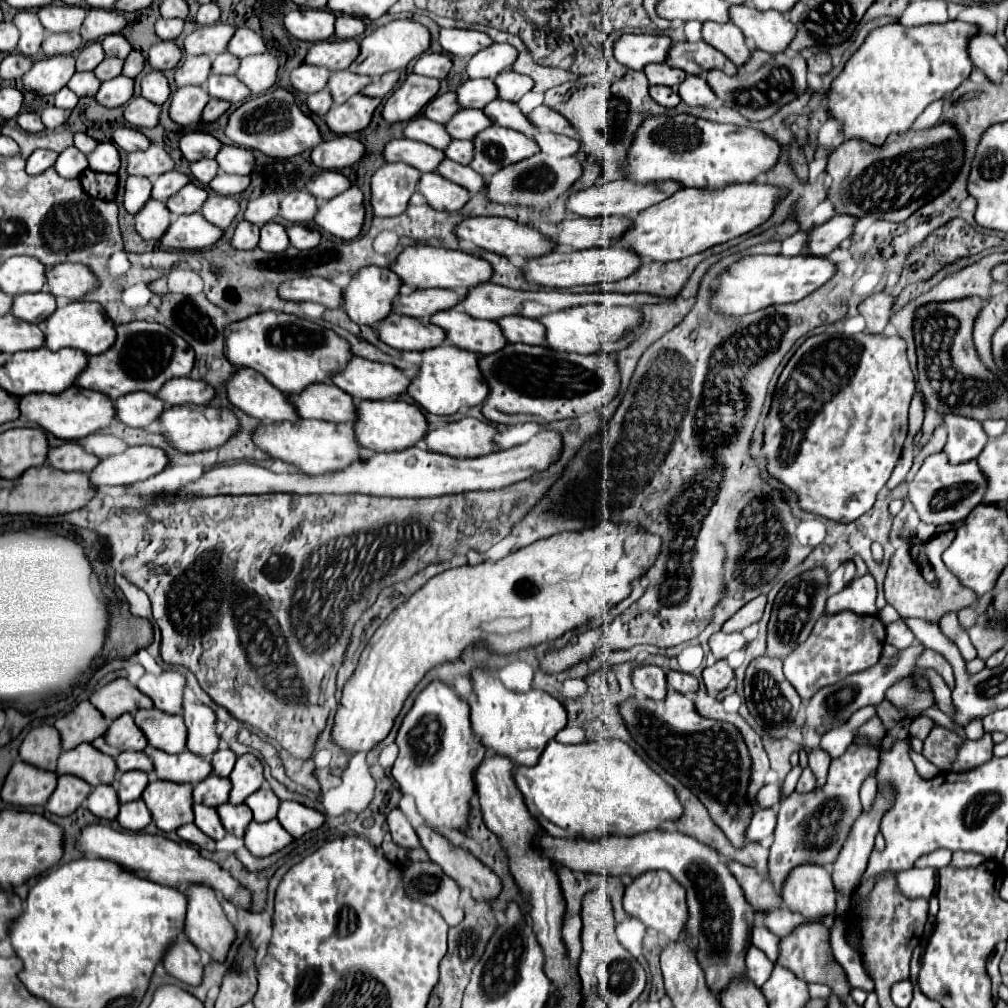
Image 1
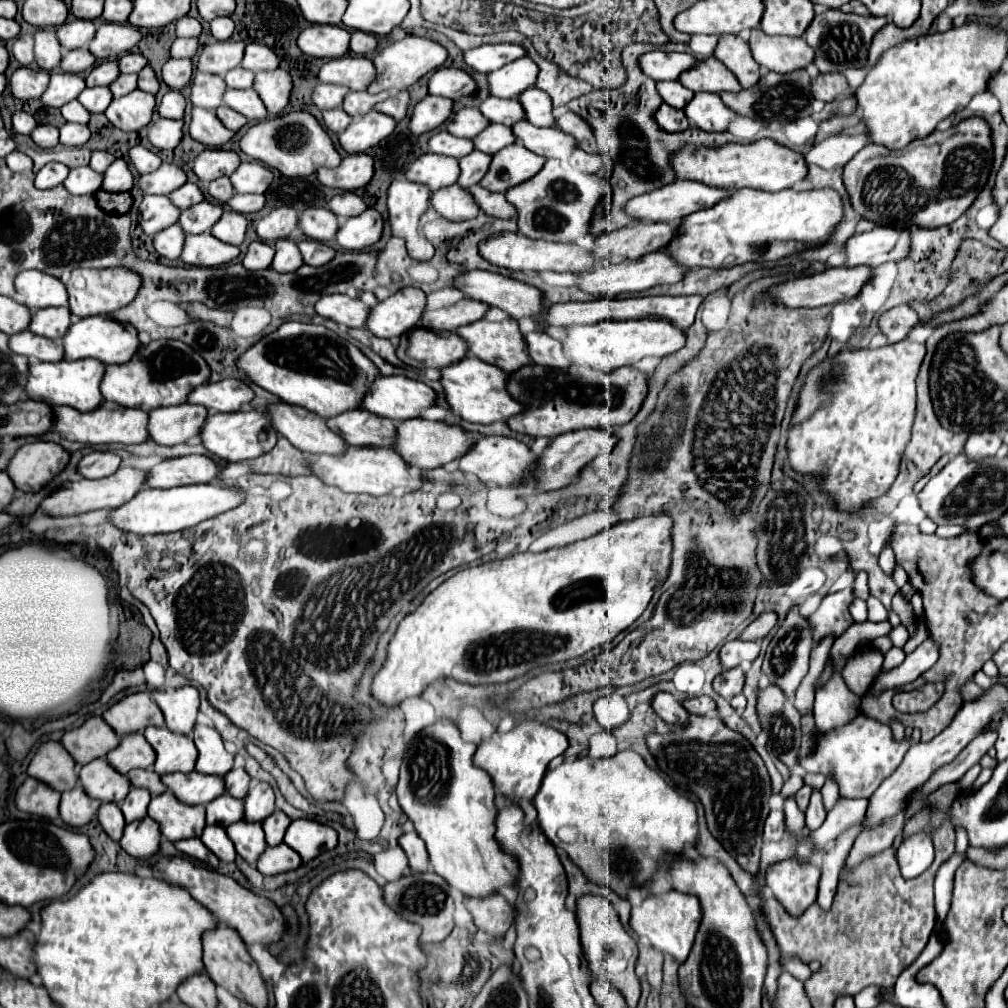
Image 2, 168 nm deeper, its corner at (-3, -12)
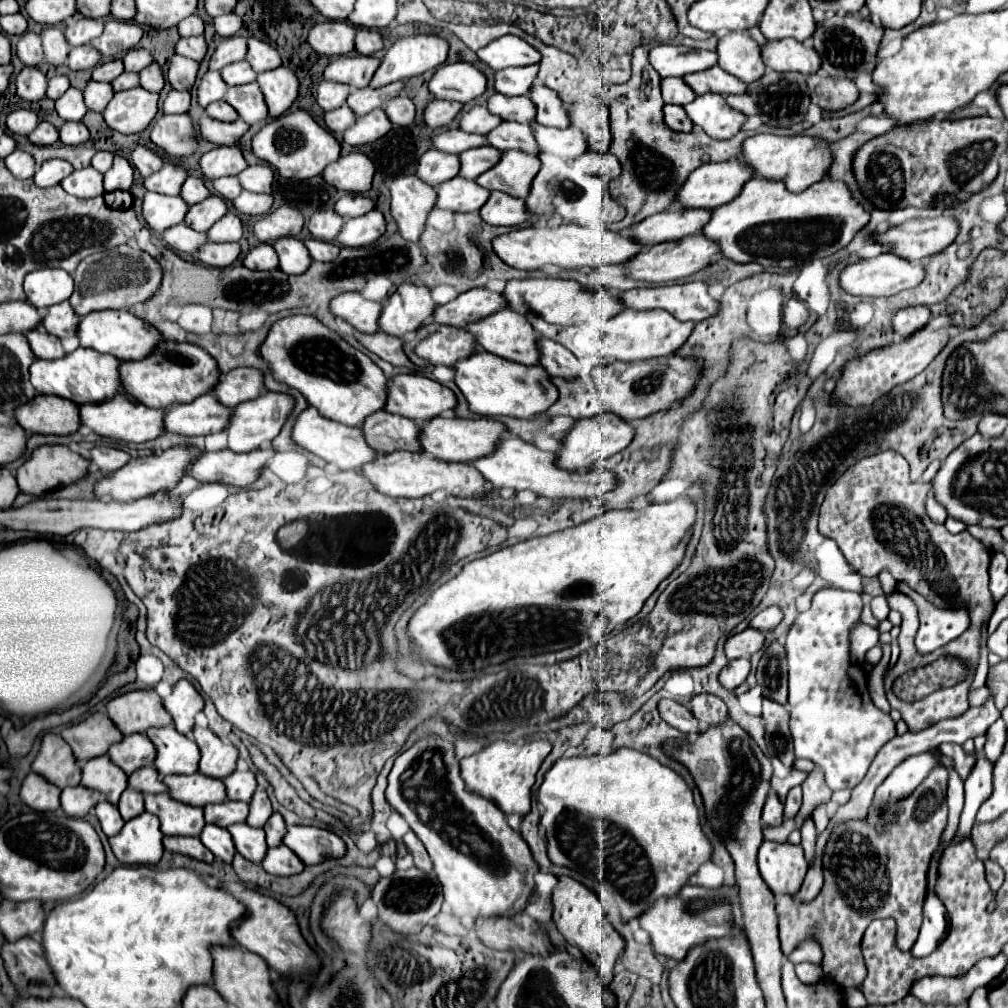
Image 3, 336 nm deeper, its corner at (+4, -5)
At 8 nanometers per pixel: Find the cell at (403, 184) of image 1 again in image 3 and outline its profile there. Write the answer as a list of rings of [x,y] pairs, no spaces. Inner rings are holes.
[[[399,176],[391,182],[391,214],[397,220],[399,234],[417,242],[423,234],[427,216],[435,206],[435,188],[417,176]]]

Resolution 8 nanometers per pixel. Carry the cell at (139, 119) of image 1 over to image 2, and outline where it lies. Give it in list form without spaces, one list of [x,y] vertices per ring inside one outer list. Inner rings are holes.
[[[154,117],[148,125],[148,141],[158,149],[174,149],[182,139],[182,121]]]

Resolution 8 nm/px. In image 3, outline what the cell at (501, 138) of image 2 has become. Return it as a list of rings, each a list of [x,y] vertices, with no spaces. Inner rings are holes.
[[[501,122],[495,130],[487,134],[487,138],[489,138],[489,144],[499,150],[521,150],[535,156],[539,154],[539,146],[535,144],[531,124]]]

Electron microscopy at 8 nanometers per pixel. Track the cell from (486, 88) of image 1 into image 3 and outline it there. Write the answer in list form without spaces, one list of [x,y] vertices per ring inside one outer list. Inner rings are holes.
[[[495,94],[487,102],[487,110],[501,116],[503,120],[513,120],[523,124],[529,124],[531,120],[535,120],[535,104],[531,102],[529,96],[509,98],[509,96]]]

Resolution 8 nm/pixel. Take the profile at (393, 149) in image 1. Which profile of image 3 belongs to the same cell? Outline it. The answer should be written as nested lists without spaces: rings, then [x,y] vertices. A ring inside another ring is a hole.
[[[431,148],[429,152],[425,152],[421,156],[421,162],[419,162],[419,168],[417,168],[417,176],[431,184],[431,186],[437,186],[445,180],[451,180],[459,174],[459,156],[455,154],[445,154],[445,152],[439,152],[435,148]]]

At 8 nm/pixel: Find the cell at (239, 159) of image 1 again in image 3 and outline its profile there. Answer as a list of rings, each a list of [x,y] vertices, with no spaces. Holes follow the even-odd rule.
[[[267,164],[259,166],[249,166],[243,170],[239,176],[239,182],[243,190],[249,192],[259,192],[259,194],[271,194],[271,184],[273,184],[273,170]]]

